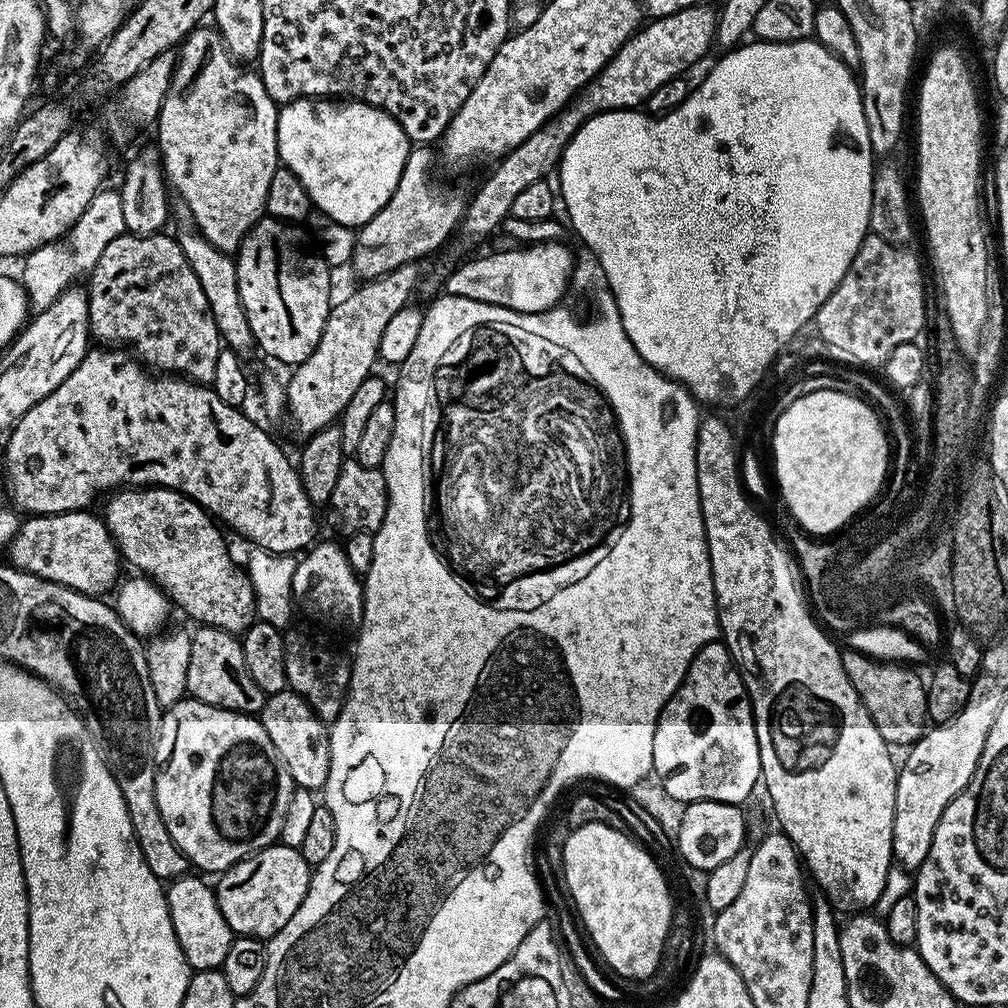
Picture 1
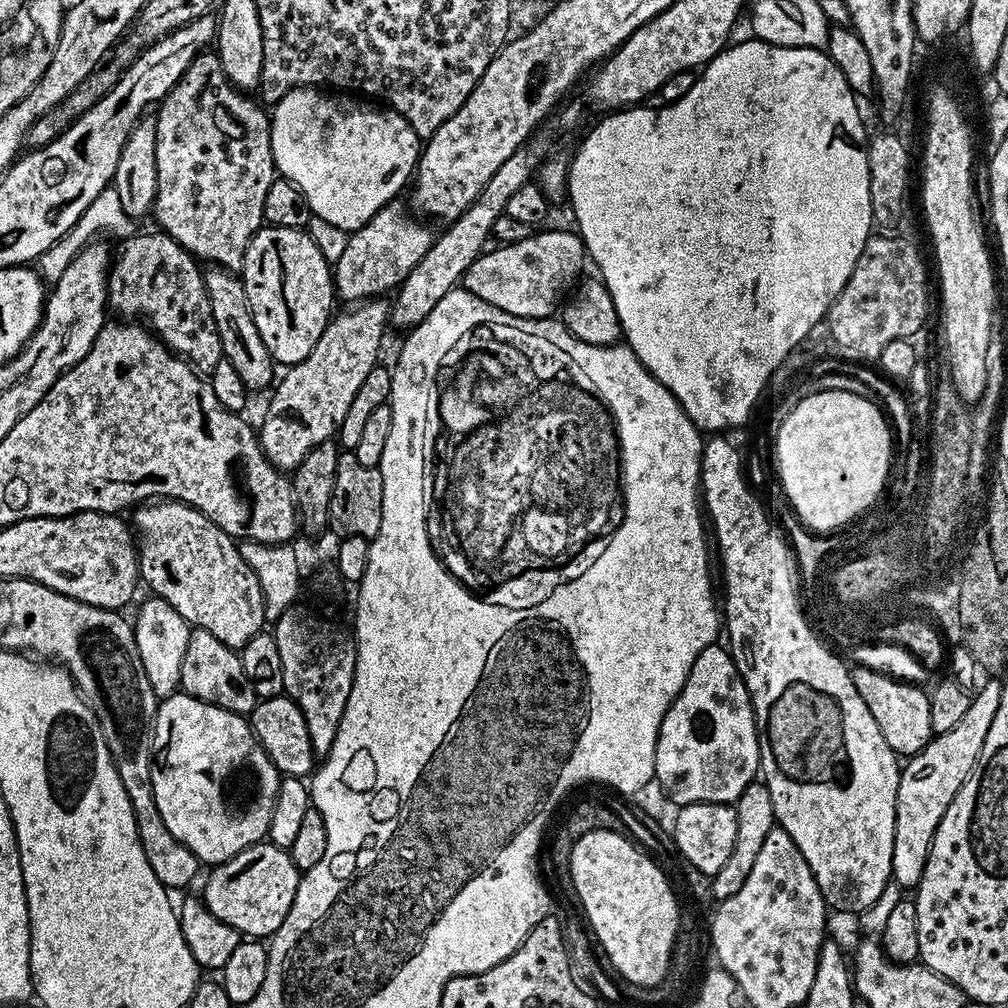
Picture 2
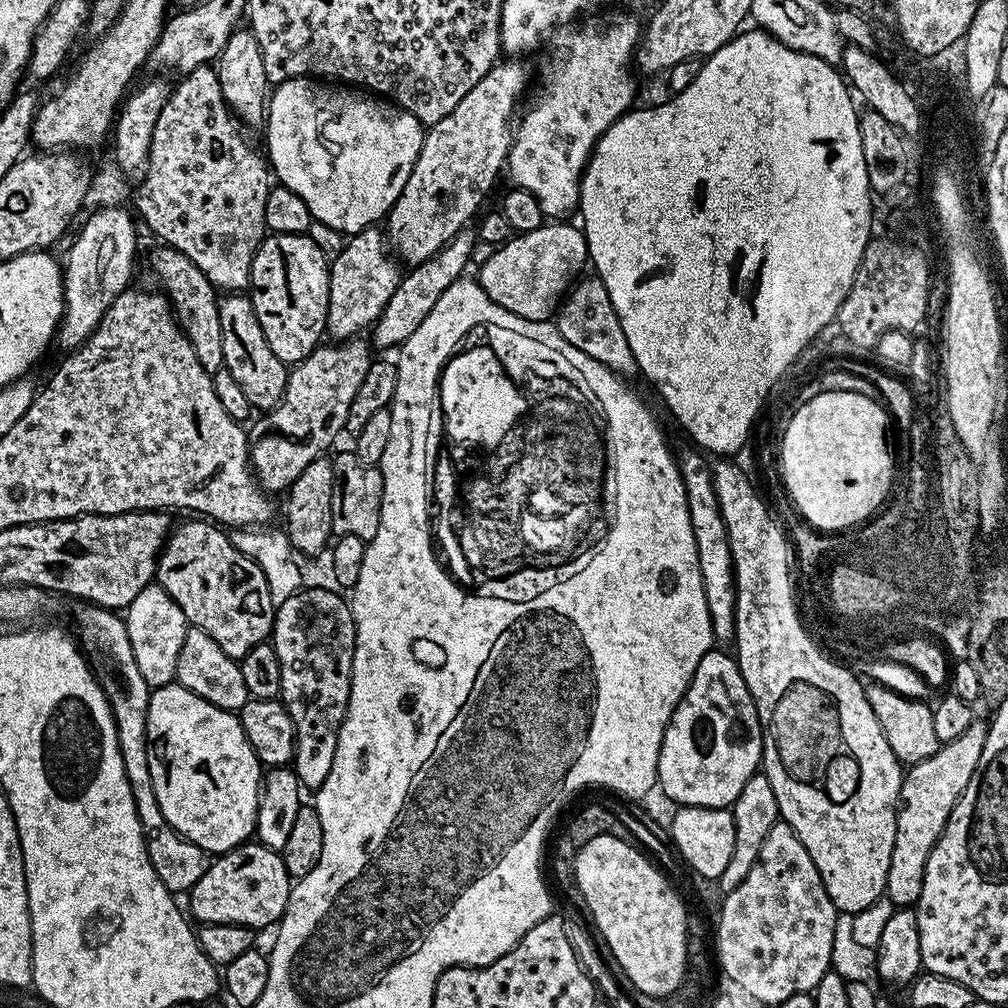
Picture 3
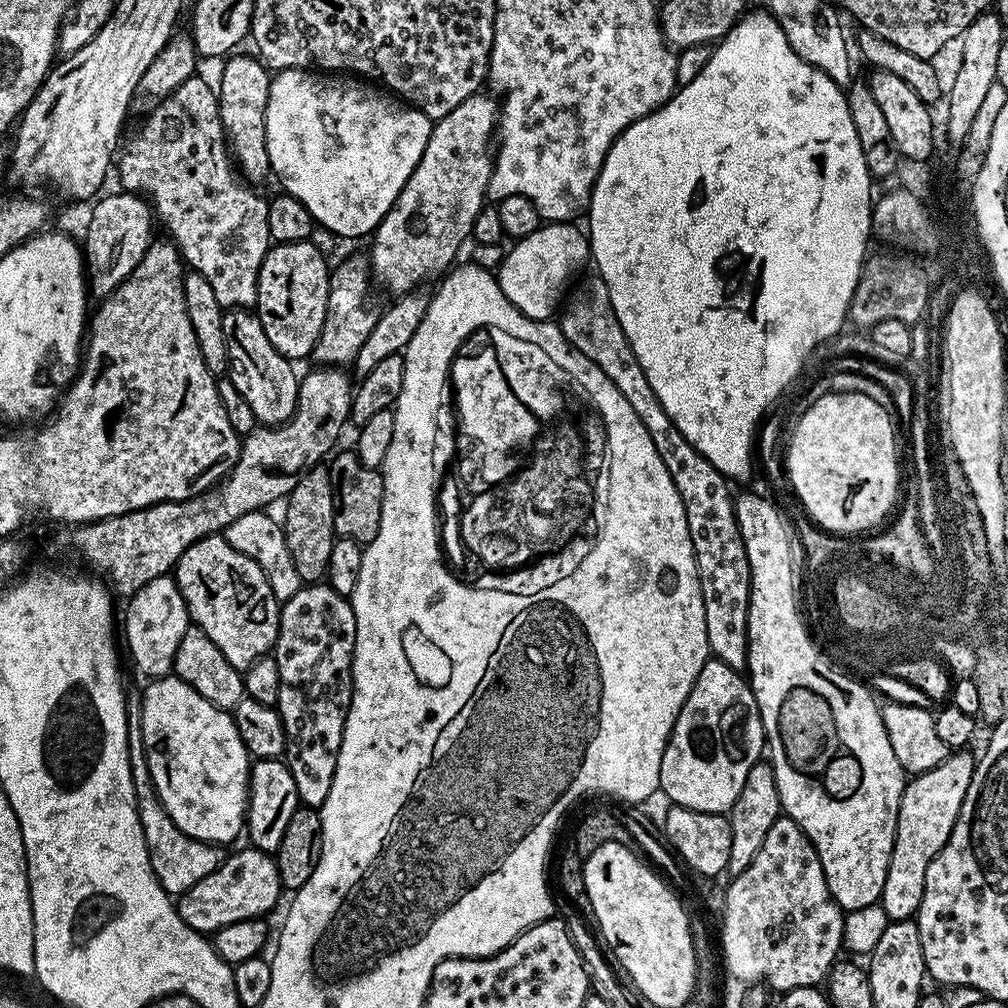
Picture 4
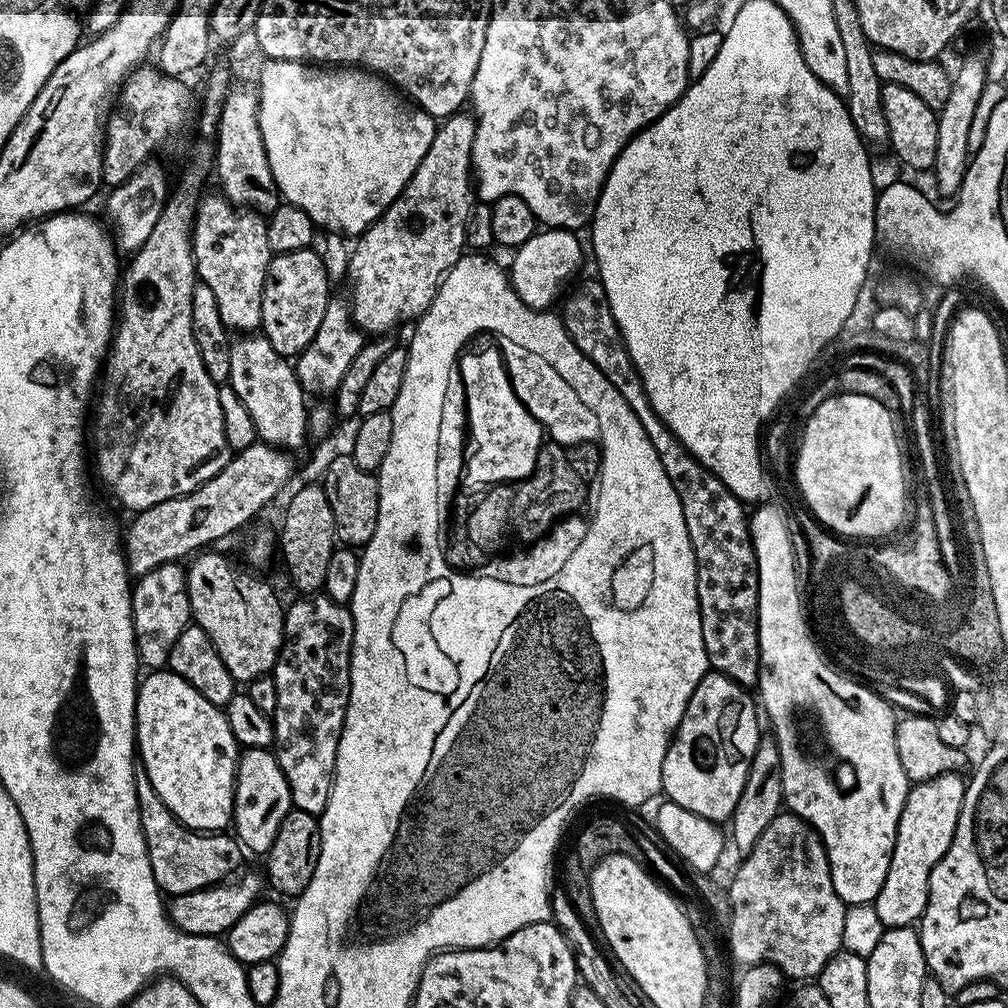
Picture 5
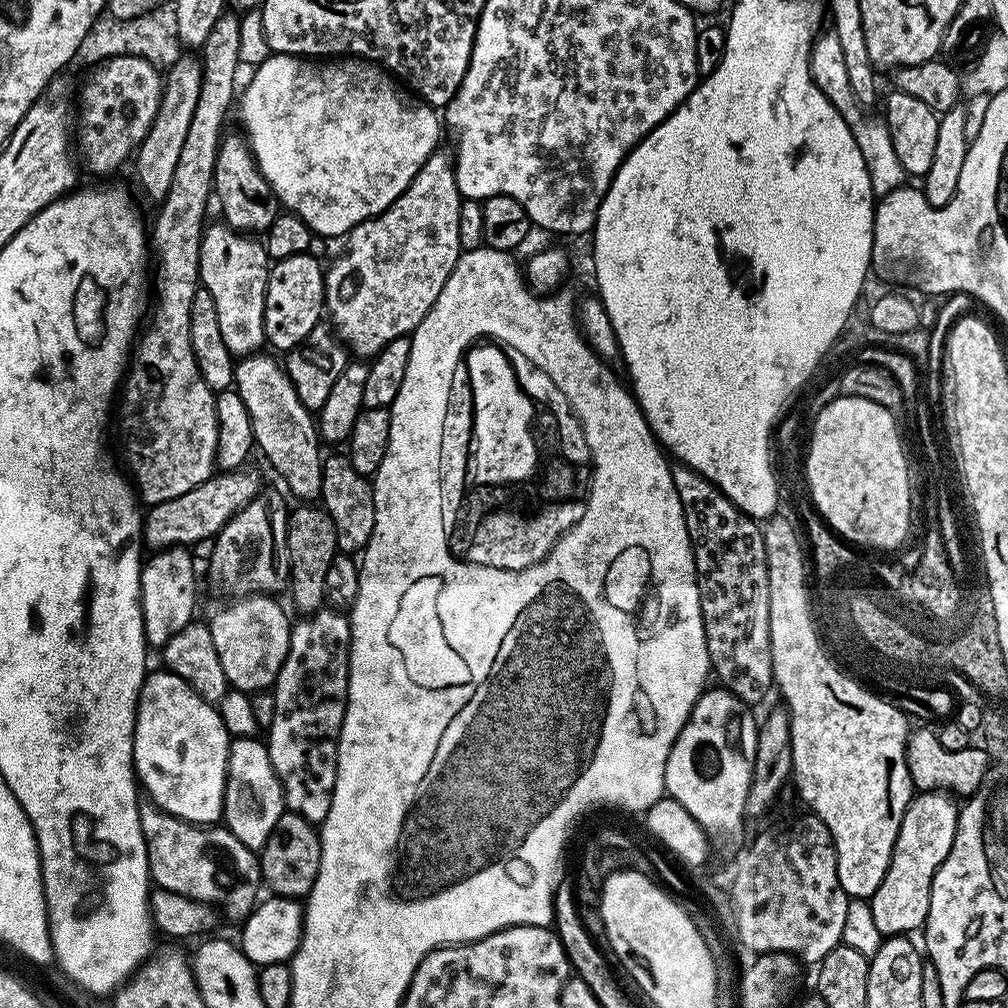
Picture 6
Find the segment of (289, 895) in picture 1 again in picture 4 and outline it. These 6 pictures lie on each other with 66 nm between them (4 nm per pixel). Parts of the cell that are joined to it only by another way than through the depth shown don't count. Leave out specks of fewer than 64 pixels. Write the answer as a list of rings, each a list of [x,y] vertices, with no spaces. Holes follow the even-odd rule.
[[[245,846],[241,852],[236,852],[233,856],[232,853],[225,855],[218,870],[206,874],[206,878],[202,878],[202,882],[194,882],[194,886],[190,886],[190,890],[179,893],[178,911],[182,922],[186,922],[186,926],[190,926],[196,932],[214,934],[219,928],[225,928],[234,922],[267,917],[267,912],[279,902],[280,892],[282,893],[282,885],[278,878],[275,859],[269,853]]]

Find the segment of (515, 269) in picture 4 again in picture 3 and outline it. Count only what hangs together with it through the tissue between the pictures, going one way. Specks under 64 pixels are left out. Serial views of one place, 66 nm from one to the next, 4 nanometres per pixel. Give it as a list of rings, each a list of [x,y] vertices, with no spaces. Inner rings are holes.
[[[546,222],[538,230],[515,235],[493,251],[476,276],[492,301],[528,321],[549,321],[555,315],[562,288],[588,260],[583,229],[568,223]]]

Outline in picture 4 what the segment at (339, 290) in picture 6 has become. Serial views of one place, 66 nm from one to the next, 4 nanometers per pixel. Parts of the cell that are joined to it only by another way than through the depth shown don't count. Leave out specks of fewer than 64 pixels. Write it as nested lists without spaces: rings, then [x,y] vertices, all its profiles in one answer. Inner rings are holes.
[[[477,94],[466,98],[466,102],[454,106],[450,114],[433,123],[426,150],[422,150],[422,158],[414,174],[410,174],[406,186],[402,186],[398,198],[392,203],[391,210],[384,215],[376,231],[371,233],[372,275],[379,283],[381,280],[392,294],[419,289],[427,280],[435,281],[447,273],[457,263],[456,255],[459,254],[464,239],[467,241],[472,235],[474,218],[478,218],[478,210],[482,210],[486,203],[494,159],[494,133],[498,127],[497,101],[492,101],[491,95],[484,95]]]

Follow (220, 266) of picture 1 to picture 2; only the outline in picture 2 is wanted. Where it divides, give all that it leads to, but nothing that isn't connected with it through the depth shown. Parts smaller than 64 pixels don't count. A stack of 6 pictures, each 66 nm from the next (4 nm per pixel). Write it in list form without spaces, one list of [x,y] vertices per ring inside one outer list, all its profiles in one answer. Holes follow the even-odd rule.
[[[215,266],[205,267],[203,273],[206,294],[210,298],[210,310],[214,310],[214,326],[218,326],[220,331],[224,359],[230,362],[230,366],[234,366],[234,370],[238,370],[242,382],[250,390],[264,388],[268,383],[271,385],[278,368],[265,342],[262,342],[261,335],[258,334],[254,315],[251,314],[250,304],[247,302],[246,286],[243,285],[241,277],[226,268]]]

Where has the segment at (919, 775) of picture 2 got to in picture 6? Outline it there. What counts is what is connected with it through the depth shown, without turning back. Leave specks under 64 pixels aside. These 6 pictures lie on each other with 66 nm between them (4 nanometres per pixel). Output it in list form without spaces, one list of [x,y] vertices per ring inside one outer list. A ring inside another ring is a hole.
[[[939,790],[913,795],[908,803],[898,838],[894,842],[886,878],[882,878],[882,886],[878,886],[876,893],[870,897],[874,926],[878,926],[881,937],[903,936],[912,934],[915,928],[916,931],[923,929],[924,919],[930,910],[934,874],[938,866],[946,862],[950,846],[954,846],[957,815],[957,801],[949,793]]]

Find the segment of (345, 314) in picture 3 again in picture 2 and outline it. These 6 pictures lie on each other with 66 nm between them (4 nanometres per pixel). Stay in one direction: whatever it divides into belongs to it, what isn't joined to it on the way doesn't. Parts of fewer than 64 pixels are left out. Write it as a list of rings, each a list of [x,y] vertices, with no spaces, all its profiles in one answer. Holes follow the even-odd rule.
[[[393,202],[380,208],[366,226],[349,235],[346,250],[334,265],[335,295],[341,301],[363,302],[383,297],[399,288],[406,274],[422,262],[422,254],[430,250],[434,232],[427,228],[429,225],[423,219],[412,216],[404,213],[400,202]]]

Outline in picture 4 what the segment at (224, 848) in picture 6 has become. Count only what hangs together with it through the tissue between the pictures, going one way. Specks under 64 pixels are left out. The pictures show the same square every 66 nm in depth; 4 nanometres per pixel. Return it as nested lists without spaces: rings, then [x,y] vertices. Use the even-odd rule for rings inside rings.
[[[136,702],[129,703],[128,706],[128,757],[132,767],[136,809],[144,831],[144,841],[148,847],[150,866],[165,892],[179,894],[190,890],[194,882],[202,882],[206,874],[218,870],[226,852],[223,847],[208,844],[205,840],[195,840],[194,837],[186,835],[165,810],[164,803],[160,801],[160,795],[156,793],[156,787],[150,778],[148,755],[144,753],[144,739],[140,729],[140,706]]]

